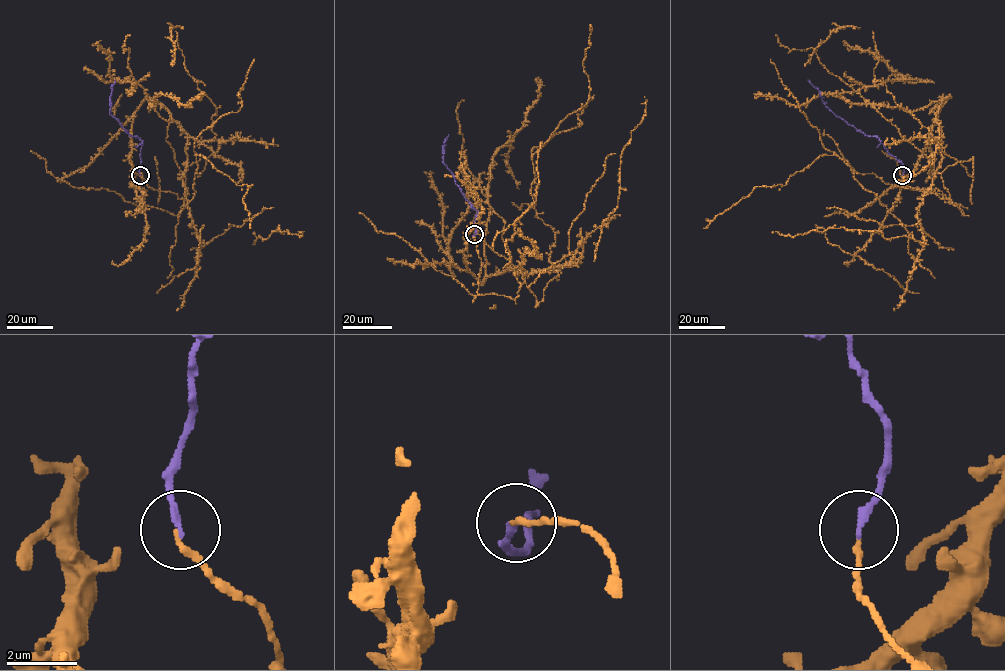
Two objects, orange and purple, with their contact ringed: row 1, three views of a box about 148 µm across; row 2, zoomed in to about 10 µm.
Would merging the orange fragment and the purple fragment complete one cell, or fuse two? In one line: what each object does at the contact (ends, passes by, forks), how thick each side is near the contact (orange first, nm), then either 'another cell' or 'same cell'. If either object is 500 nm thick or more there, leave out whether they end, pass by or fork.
orange ends | purple ends | 160/200 nm | same cell

